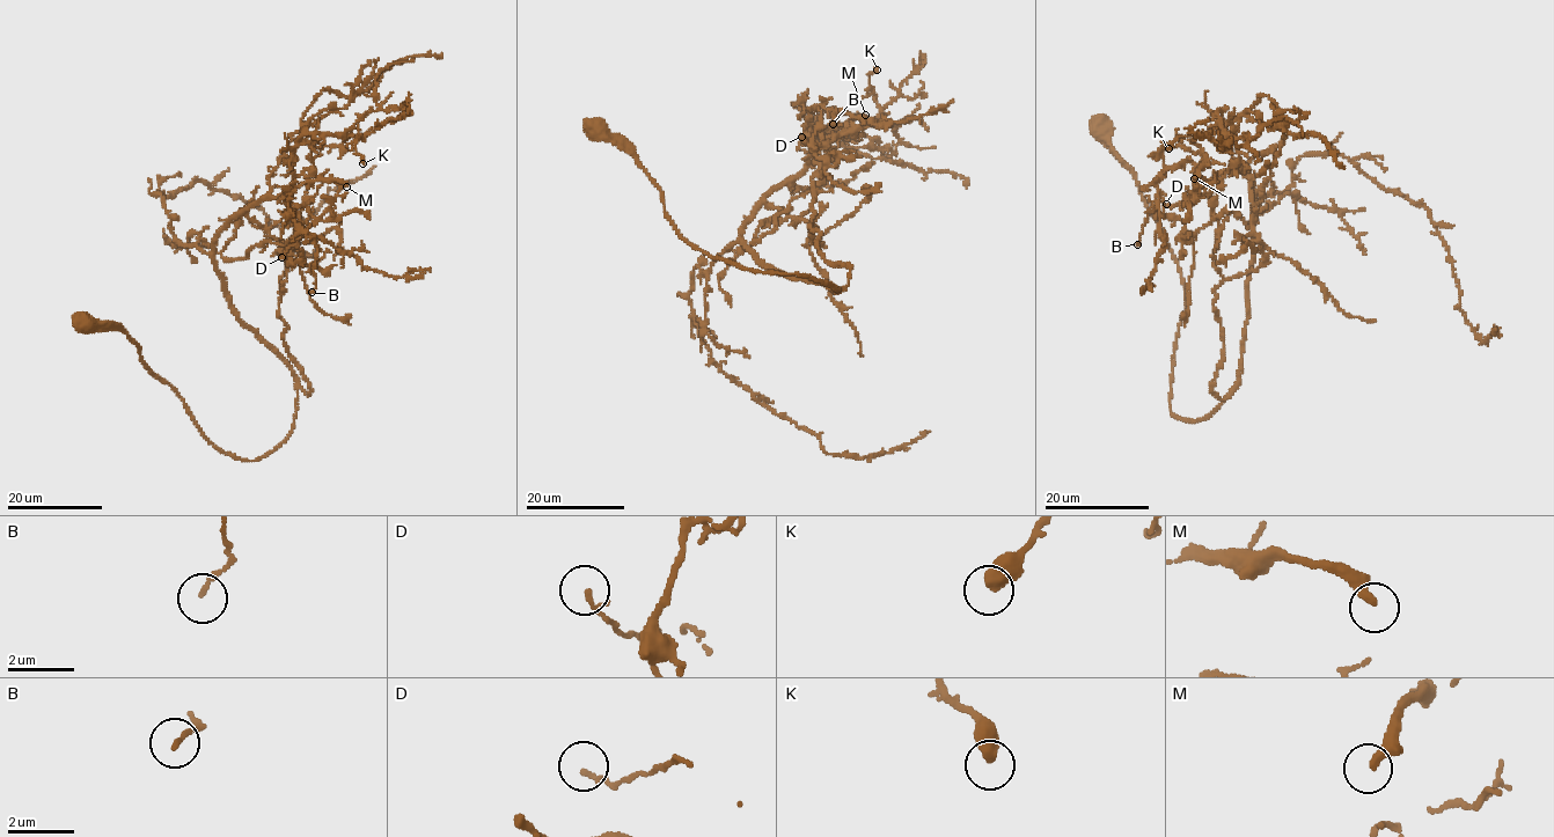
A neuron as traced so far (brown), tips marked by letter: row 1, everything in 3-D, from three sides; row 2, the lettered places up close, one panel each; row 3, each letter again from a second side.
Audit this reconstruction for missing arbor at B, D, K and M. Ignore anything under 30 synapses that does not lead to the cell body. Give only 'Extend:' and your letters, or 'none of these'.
Extend: M

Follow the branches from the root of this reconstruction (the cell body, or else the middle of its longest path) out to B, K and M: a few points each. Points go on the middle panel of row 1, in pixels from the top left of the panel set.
B: (594, 129), (709, 257), (838, 291), (763, 264), (740, 228), (816, 153), (810, 110), (833, 124)
K: (594, 129), (709, 257), (838, 291), (763, 264), (740, 228), (813, 161), (821, 114), (877, 118), (877, 70)
M: (594, 129), (623, 144), (709, 257), (838, 291), (763, 264), (740, 228), (816, 153), (806, 136), (865, 115)

